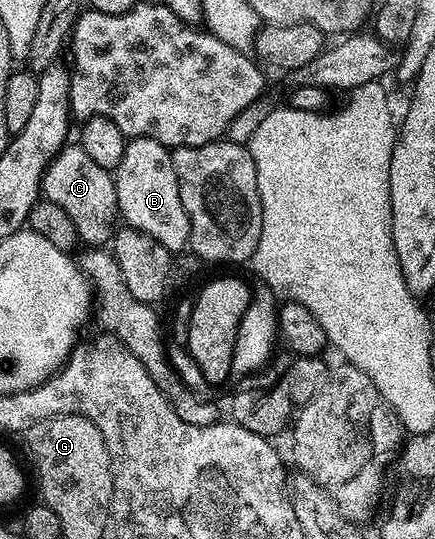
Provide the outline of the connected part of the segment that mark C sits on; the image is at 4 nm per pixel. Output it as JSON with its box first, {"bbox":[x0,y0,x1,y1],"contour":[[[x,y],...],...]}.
{"bbox":[41,146,119,246],"contour":[[[66,146],[50,162],[41,179],[44,199],[55,202],[75,222],[77,239],[85,246],[105,246],[119,227],[117,182],[114,173],[94,162],[91,154],[79,146]]]}

